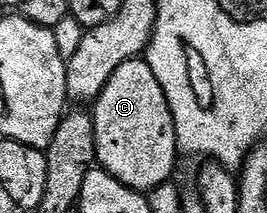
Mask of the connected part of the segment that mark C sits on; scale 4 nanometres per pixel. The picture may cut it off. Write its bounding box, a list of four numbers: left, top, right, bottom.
[92,60,176,191]

